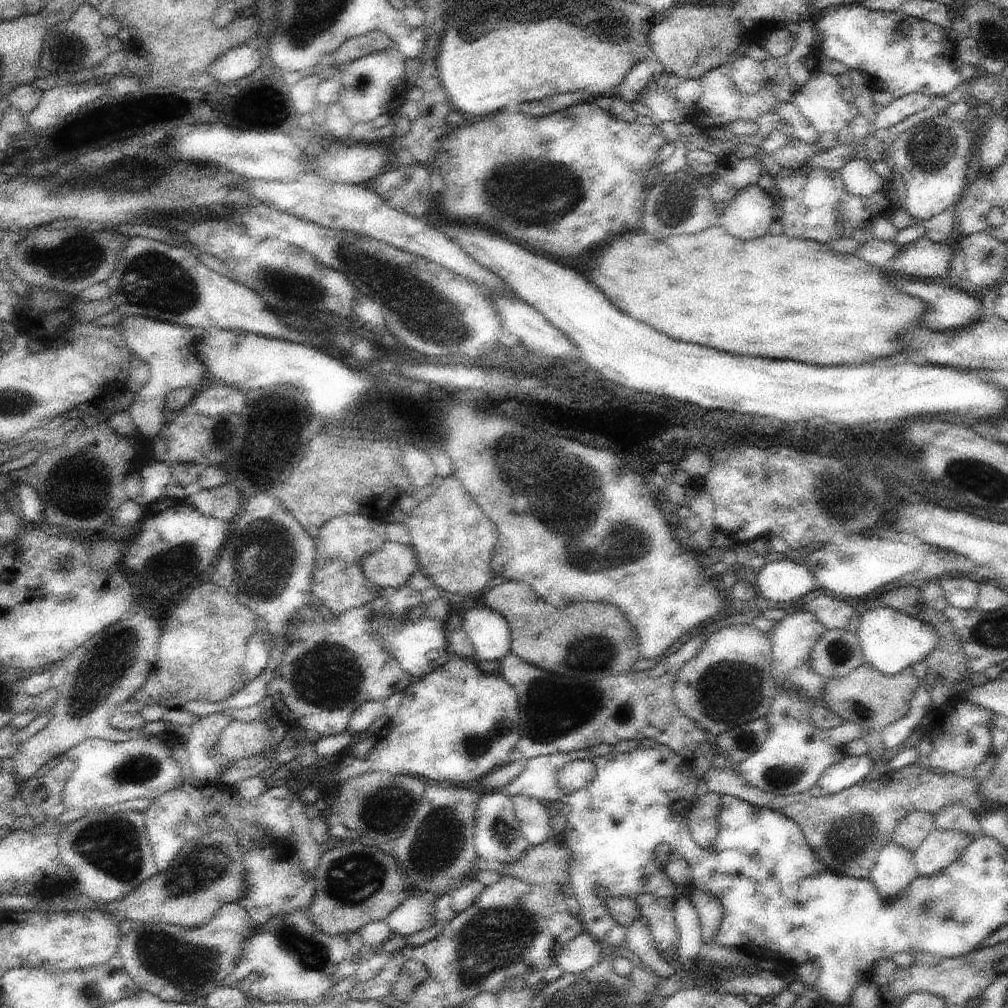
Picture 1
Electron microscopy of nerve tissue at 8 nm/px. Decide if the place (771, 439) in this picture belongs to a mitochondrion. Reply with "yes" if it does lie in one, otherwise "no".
no

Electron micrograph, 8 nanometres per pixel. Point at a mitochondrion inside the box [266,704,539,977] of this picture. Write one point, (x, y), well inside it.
(351, 879)

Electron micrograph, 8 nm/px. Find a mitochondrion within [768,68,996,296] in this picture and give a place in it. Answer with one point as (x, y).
(931, 146)

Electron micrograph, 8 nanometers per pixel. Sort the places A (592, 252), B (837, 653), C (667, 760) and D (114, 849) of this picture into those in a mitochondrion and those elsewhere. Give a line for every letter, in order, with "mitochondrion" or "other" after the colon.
A: other
B: mitochondrion
C: other
D: mitochondrion

